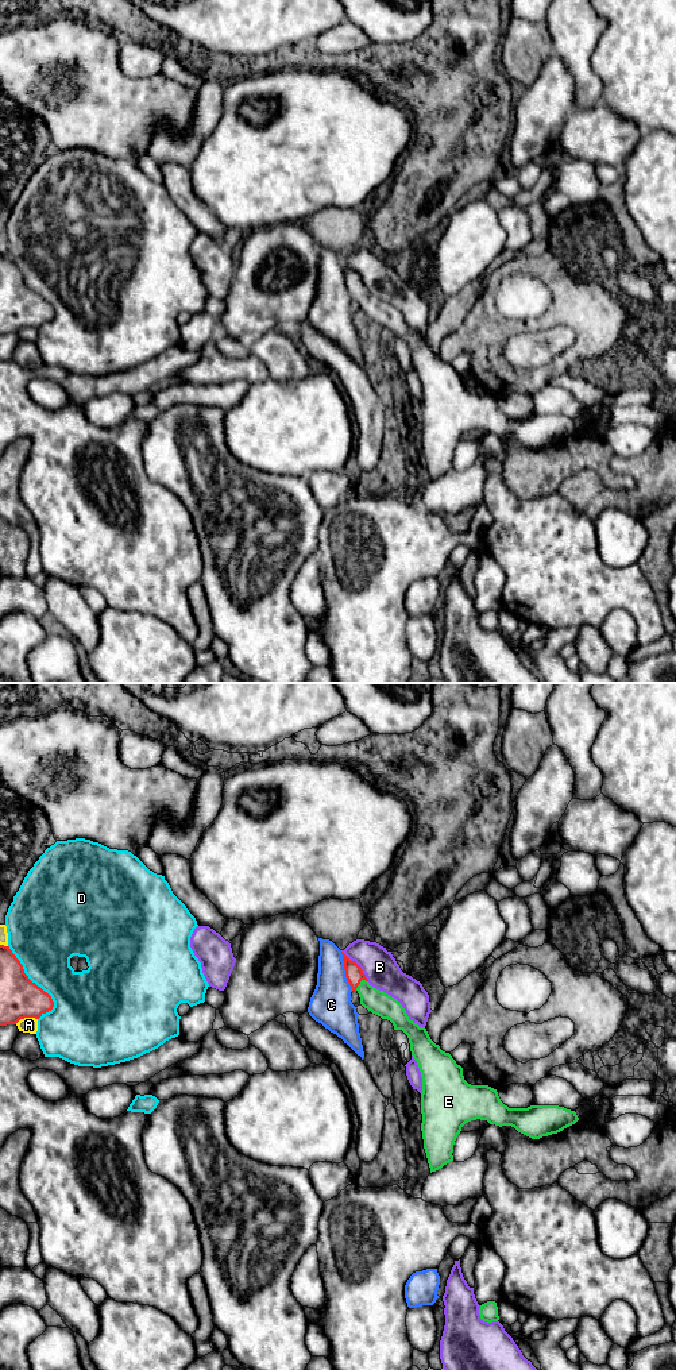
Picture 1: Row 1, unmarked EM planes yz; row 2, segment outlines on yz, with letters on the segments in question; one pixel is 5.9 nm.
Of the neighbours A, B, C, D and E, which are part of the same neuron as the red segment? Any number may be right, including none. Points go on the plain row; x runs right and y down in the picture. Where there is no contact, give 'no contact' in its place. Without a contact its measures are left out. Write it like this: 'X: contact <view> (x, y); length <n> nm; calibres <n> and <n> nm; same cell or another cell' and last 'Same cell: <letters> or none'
A: contact yz (26, 325); length 140 nm; calibres 240 and 100 nm; another cell
B: contact yz (358, 274); length 240 nm; calibres 110 and 200 nm; another cell
C: contact yz (346, 280); length 240 nm; calibres 110 and 240 nm; another cell
D: contact yz (35, 293); length 480 nm; calibres 240 and 360 nm; another cell
E: contact yz (359, 292); length 100 nm; calibres 110 and 140 nm; same cell
Same cell: E

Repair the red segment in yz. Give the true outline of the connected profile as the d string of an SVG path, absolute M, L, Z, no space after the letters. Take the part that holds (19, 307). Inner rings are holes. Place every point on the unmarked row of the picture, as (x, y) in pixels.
M0 254L0 335L16 333L24 327L39 328L53 316L51 305L28 287L9 255Z

